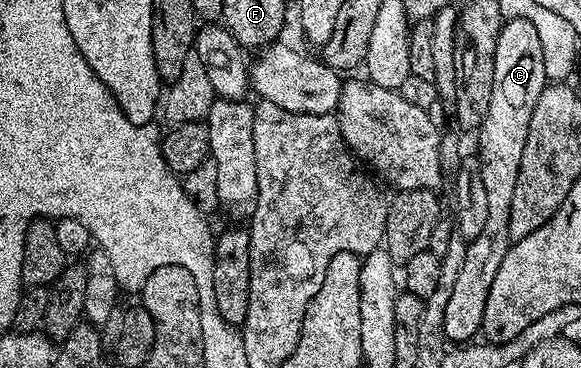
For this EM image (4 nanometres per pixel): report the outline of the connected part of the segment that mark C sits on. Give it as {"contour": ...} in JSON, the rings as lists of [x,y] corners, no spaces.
{"contour":[[[521,17],[505,20],[500,26],[498,47],[494,51],[494,87],[490,91],[490,111],[486,111],[486,119],[480,124],[480,149],[478,156],[482,183],[486,187],[487,218],[486,227],[482,227],[482,235],[467,242],[466,259],[462,259],[462,267],[458,271],[458,279],[454,279],[454,291],[450,291],[450,299],[446,303],[444,316],[444,336],[452,343],[468,343],[472,337],[481,332],[482,315],[486,311],[486,298],[490,296],[490,286],[494,284],[494,275],[498,275],[498,267],[502,267],[502,259],[506,259],[508,246],[512,244],[510,235],[510,201],[514,196],[514,185],[518,178],[518,167],[521,166],[522,151],[525,150],[526,137],[530,132],[530,119],[534,105],[538,101],[544,87],[549,84],[542,55],[542,39],[538,39],[538,31],[534,31],[534,23]]]}

